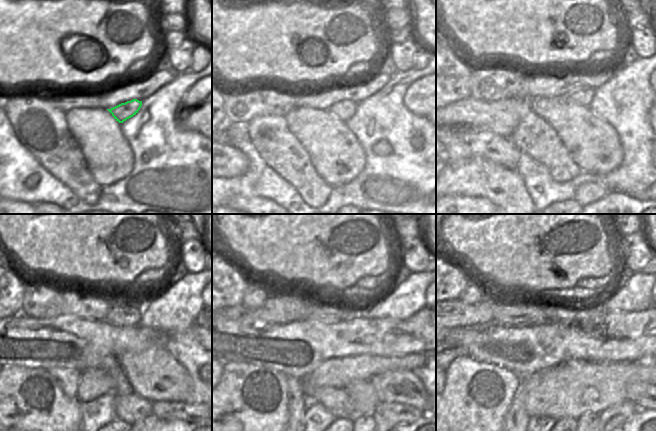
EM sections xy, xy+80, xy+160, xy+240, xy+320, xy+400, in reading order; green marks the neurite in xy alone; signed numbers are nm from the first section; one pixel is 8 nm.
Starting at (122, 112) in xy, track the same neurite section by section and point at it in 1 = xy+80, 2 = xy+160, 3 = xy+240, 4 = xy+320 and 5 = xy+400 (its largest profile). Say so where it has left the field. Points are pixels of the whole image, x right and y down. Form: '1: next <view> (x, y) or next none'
1: next xy+80 (344, 110)
2: next xy+160 (582, 96)
3: next xy+240 (122, 314)
4: next xy+320 (327, 313)
5: next xy+400 (511, 313)

